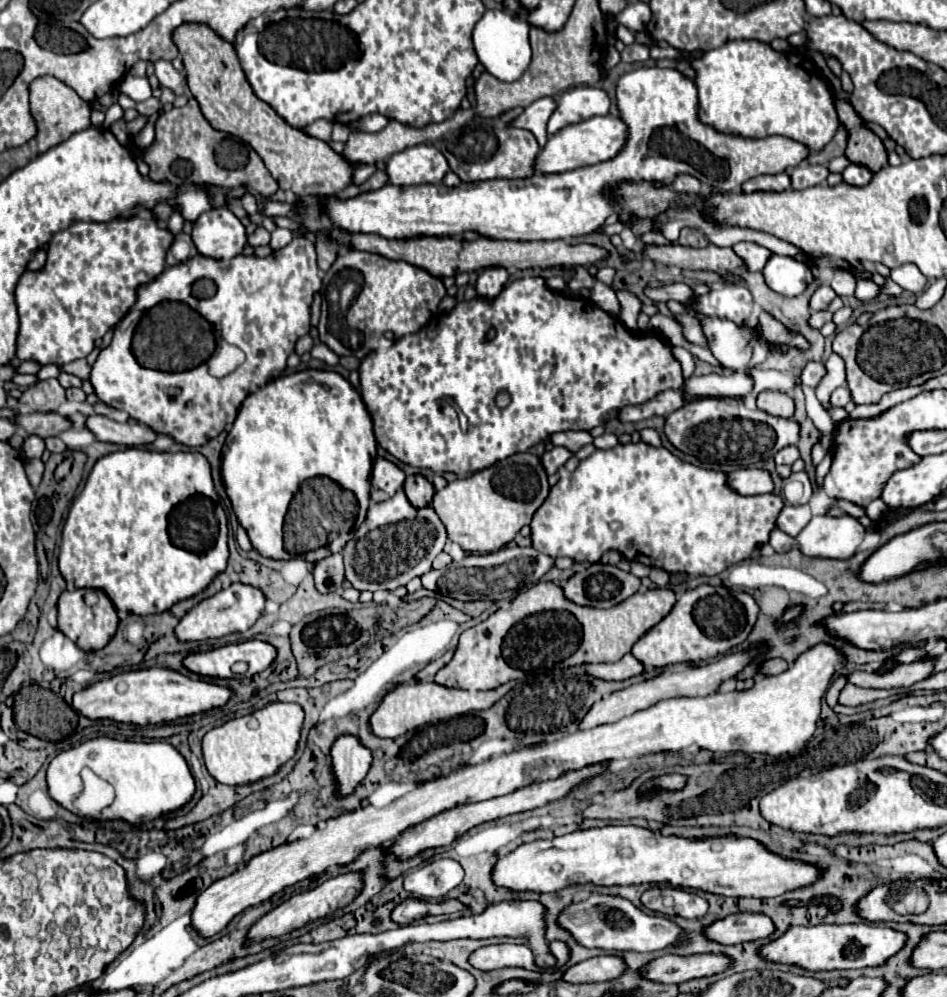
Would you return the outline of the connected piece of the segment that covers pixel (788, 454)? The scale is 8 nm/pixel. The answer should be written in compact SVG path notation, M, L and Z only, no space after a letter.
M788 445L786 449L780 449L780 451L774 455L774 459L776 459L778 465L780 465L780 463L792 465L798 457L800 457L800 453L798 453L798 447L796 447L796 445Z

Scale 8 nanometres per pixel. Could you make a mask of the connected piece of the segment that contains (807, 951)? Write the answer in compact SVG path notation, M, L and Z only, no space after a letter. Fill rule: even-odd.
M796 925L790 927L778 939L760 947L760 957L770 963L798 965L806 971L834 971L834 969L860 969L870 965L882 965L890 955L902 949L906 935L890 927L878 925Z

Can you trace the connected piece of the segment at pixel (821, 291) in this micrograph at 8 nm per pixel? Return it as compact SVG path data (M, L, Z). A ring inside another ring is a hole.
M820 285L820 287L814 291L812 299L810 299L810 309L812 309L812 311L822 311L822 309L828 307L828 303L830 303L834 297L836 297L836 293L834 293L828 285Z

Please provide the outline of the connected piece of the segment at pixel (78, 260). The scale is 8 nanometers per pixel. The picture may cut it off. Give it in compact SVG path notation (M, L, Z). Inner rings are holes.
M152 215L116 217L106 223L74 221L48 243L48 259L40 271L22 273L16 287L20 329L16 357L20 361L70 363L86 357L94 341L114 327L138 299L138 285L154 281L166 269L166 251L174 235L158 227Z

